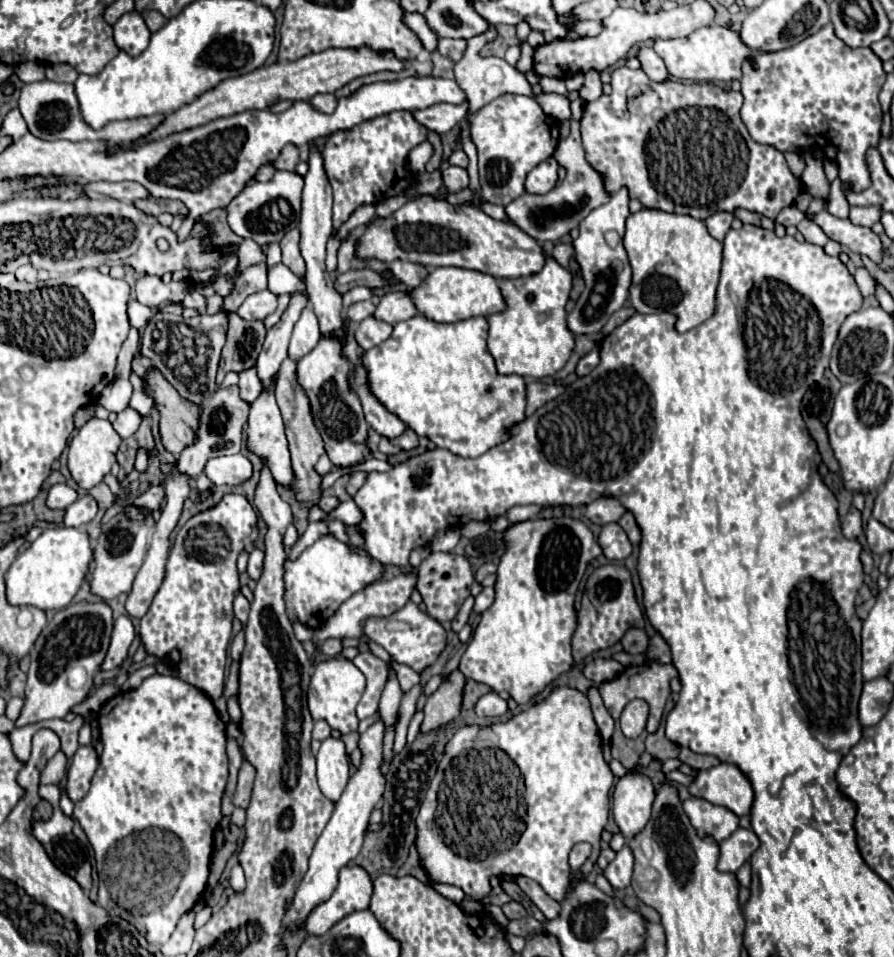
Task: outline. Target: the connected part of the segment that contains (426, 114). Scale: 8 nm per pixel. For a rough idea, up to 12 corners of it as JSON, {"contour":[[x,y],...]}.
{"contour":[[435,104],[413,112],[431,132],[445,134],[467,114],[467,104]]}

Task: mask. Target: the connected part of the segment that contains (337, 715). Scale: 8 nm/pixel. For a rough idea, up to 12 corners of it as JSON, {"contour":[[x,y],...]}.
{"contour":[[345,658],[315,666],[309,712],[355,732],[363,672]]}

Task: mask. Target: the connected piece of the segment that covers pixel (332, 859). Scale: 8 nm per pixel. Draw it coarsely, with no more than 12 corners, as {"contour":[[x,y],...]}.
{"contour":[[383,720],[361,734],[363,764],[321,832],[285,928],[329,900],[359,854],[381,774]]}

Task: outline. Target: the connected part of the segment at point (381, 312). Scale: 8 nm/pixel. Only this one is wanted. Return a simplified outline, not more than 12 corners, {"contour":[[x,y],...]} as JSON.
{"contour":[[389,292],[375,316],[395,324],[417,316],[409,292]]}

